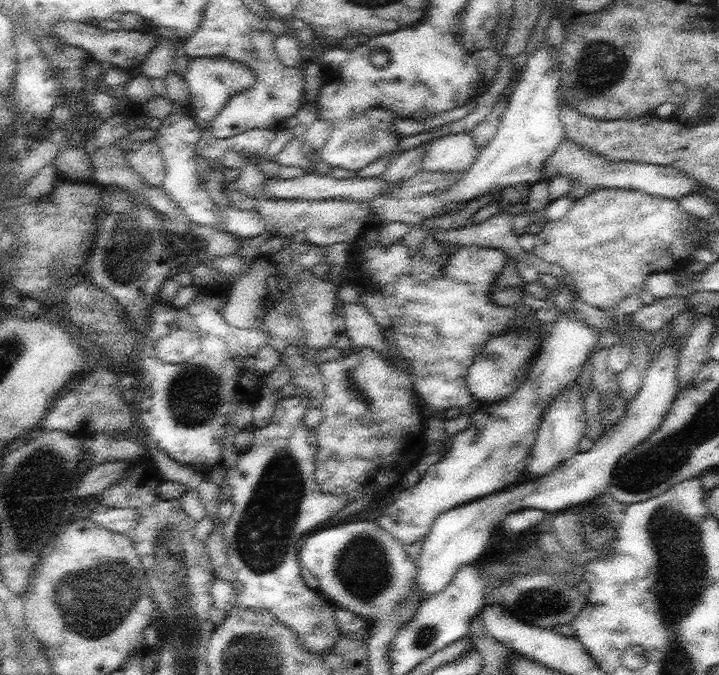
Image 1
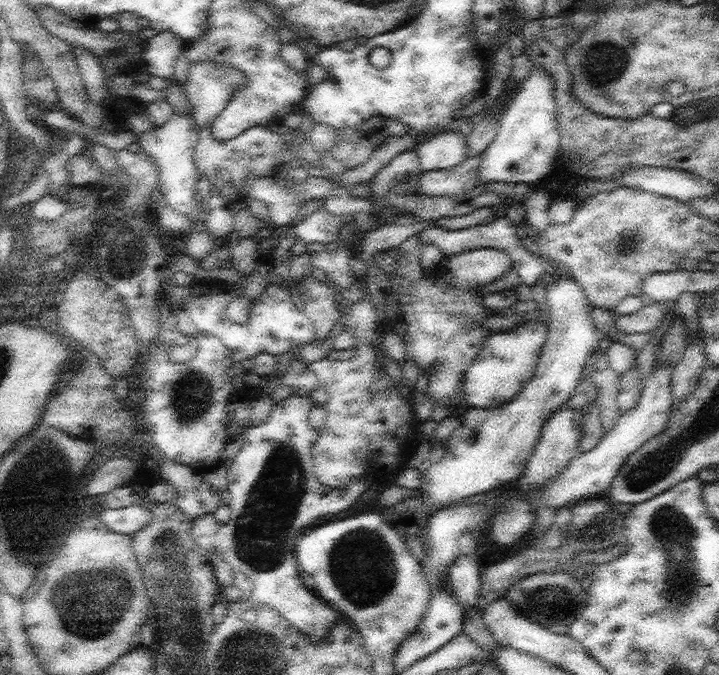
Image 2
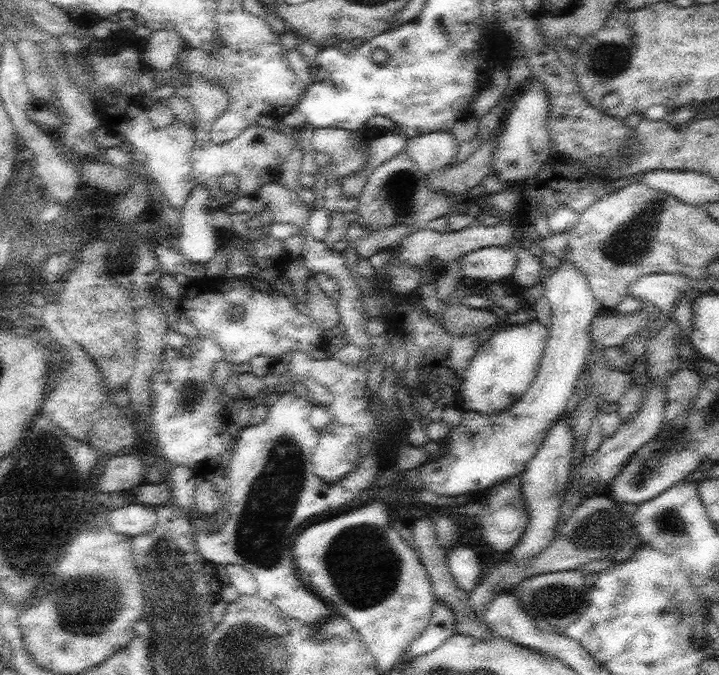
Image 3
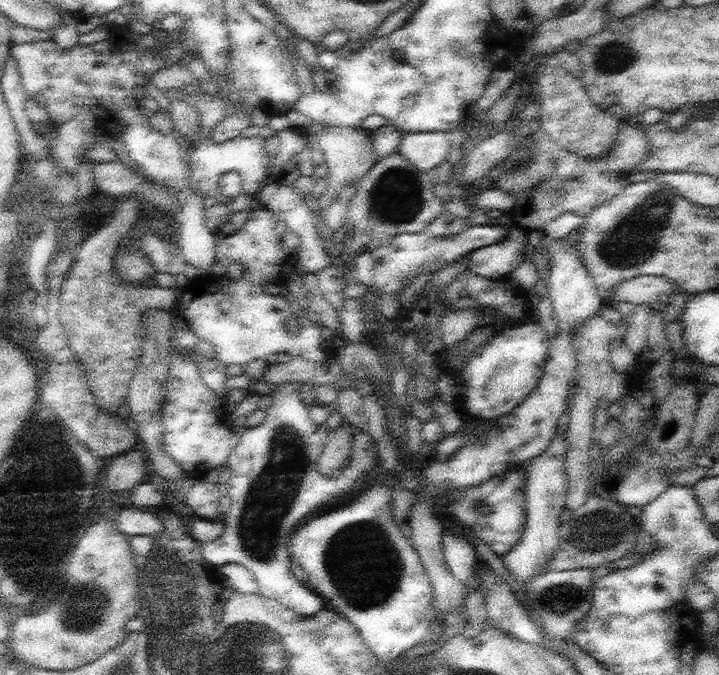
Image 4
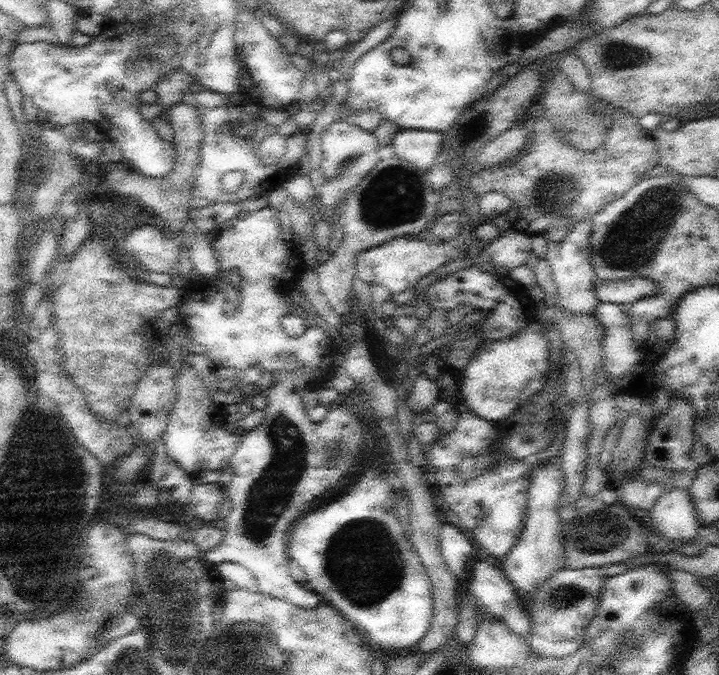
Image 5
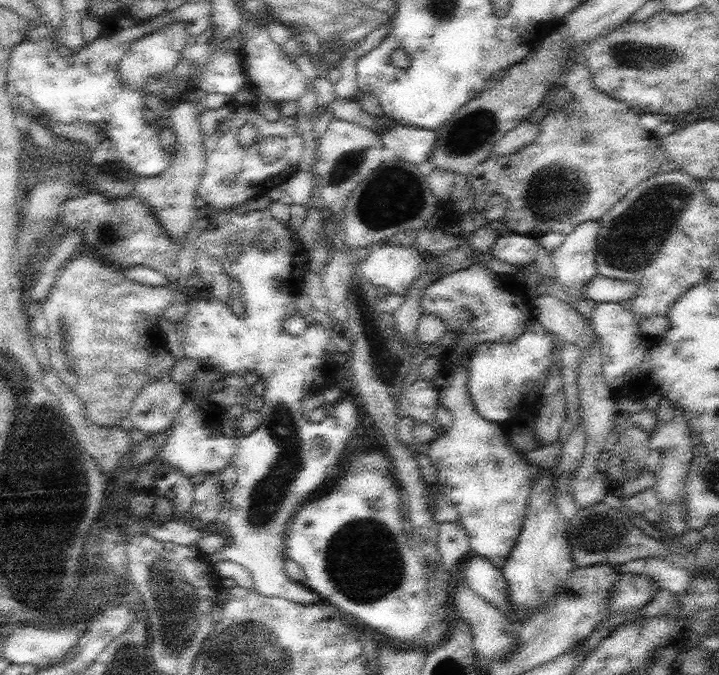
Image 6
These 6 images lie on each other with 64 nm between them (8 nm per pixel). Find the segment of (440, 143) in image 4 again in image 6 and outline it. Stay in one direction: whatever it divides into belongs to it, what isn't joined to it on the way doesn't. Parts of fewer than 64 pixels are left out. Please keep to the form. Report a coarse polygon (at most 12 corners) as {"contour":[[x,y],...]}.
{"contour":[[394,122],[376,133],[398,158],[420,165],[430,158],[438,133]]}

